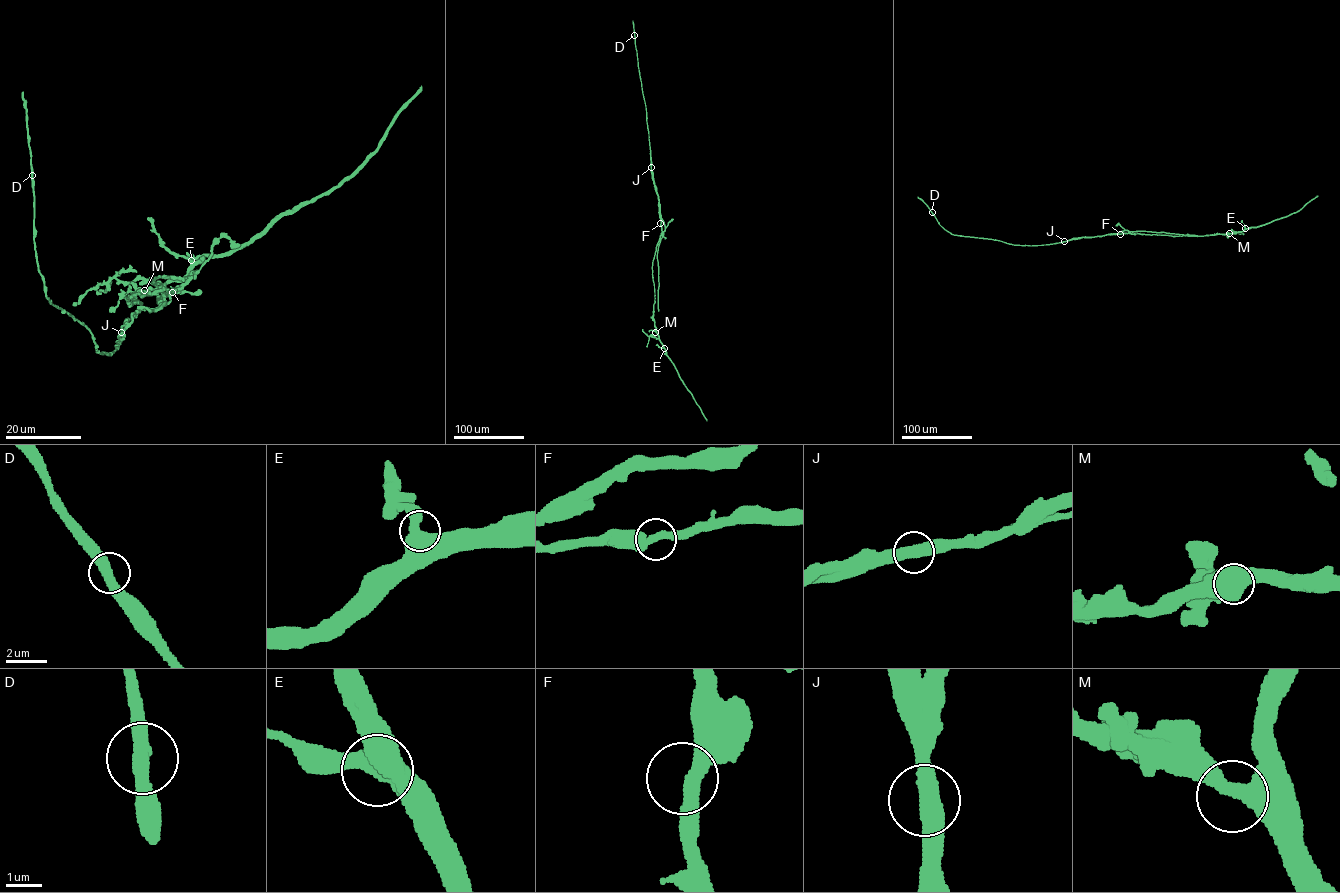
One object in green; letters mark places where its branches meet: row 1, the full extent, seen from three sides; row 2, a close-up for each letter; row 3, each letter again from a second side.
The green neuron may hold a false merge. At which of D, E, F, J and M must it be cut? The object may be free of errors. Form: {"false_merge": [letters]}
{"false_merge": ["J"]}

